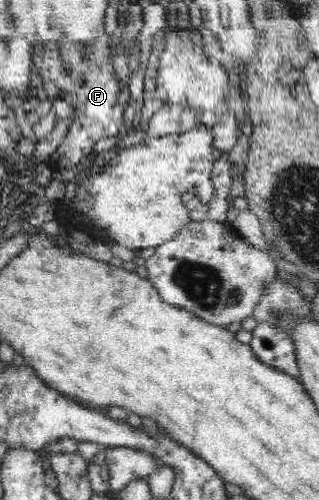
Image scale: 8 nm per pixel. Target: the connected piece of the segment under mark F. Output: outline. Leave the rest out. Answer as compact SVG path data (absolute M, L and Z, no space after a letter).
M88 43L78 49L75 47L64 54L58 54L56 62L52 62L52 53L49 51L39 53L38 49L35 52L37 53L35 63L39 67L42 82L47 87L44 98L51 102L56 119L67 116L74 118L63 143L50 156L49 166L55 170L79 162L83 156L91 152L95 143L105 136L121 134L122 141L118 142L117 146L118 149L123 149L138 145L148 135L139 128L138 133L125 135L125 131L129 131L132 127L132 125L125 127L121 122L128 106L129 89L121 87L119 81L113 77L112 66L107 63L111 56L107 46L99 44L93 46L92 50L91 45L92 43Z

